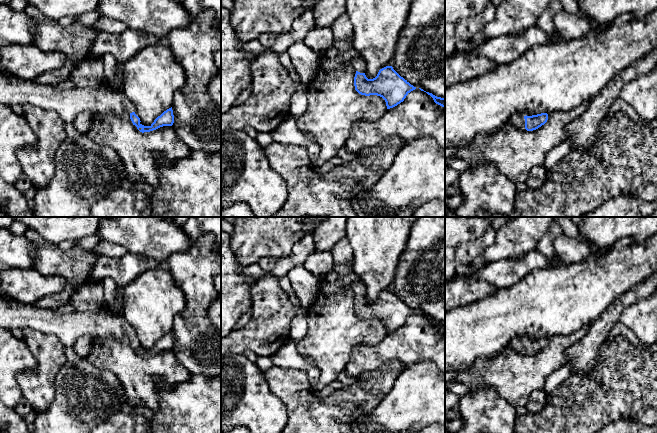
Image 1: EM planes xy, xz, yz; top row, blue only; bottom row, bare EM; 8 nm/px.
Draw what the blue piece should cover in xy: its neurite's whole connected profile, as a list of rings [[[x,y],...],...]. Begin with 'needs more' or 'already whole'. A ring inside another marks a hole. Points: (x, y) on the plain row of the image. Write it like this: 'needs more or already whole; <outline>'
needs more; [[[0,296],[0,328],[7,330],[32,329],[56,336],[66,347],[73,347],[81,337],[130,338],[137,353],[144,357],[163,350],[172,350],[172,331],[158,340],[150,350],[144,350],[135,338],[132,327],[121,314],[106,309],[62,314],[36,304],[24,304],[12,298]]]

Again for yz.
needs more; [[[541,337],[532,340],[524,340],[523,338],[513,338],[510,346],[519,354],[526,353],[533,355],[544,349],[548,344],[547,337]]]

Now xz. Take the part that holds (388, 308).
needs more; [[[362,282],[352,283],[348,288],[356,293],[355,314],[361,319],[382,321],[386,326],[387,333],[403,326],[406,320],[416,313],[401,301],[392,290],[380,293],[375,302],[368,303],[365,299],[366,287]]]

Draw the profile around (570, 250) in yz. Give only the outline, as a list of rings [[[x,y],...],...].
[[[561,234],[554,241],[554,249],[557,257],[565,265],[578,264],[587,260],[592,254],[591,247],[582,239],[576,239]]]

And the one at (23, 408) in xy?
[[[23,398],[22,401],[14,408],[14,410],[23,418],[25,418],[33,409],[30,404]]]

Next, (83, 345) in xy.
[[[81,337],[73,345],[74,351],[82,358],[86,358],[92,348],[93,339],[90,337]]]

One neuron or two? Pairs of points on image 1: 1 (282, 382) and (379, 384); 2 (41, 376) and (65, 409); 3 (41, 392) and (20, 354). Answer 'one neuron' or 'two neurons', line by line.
1: one neuron
2: two neurons
3: two neurons

